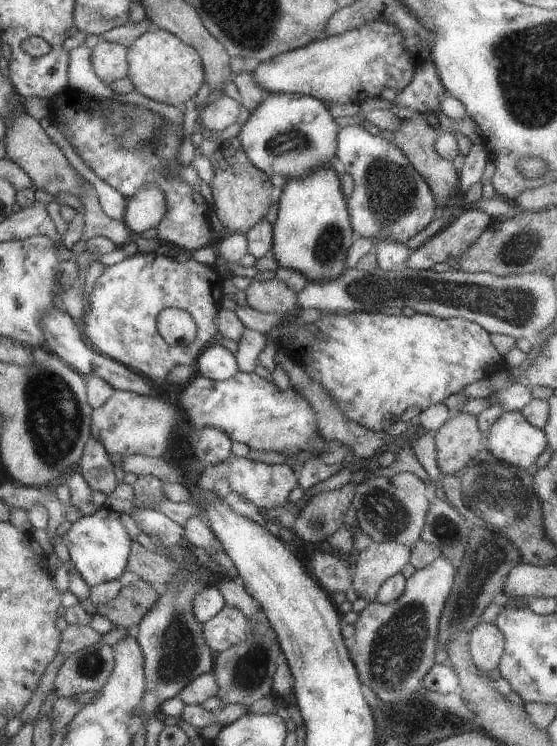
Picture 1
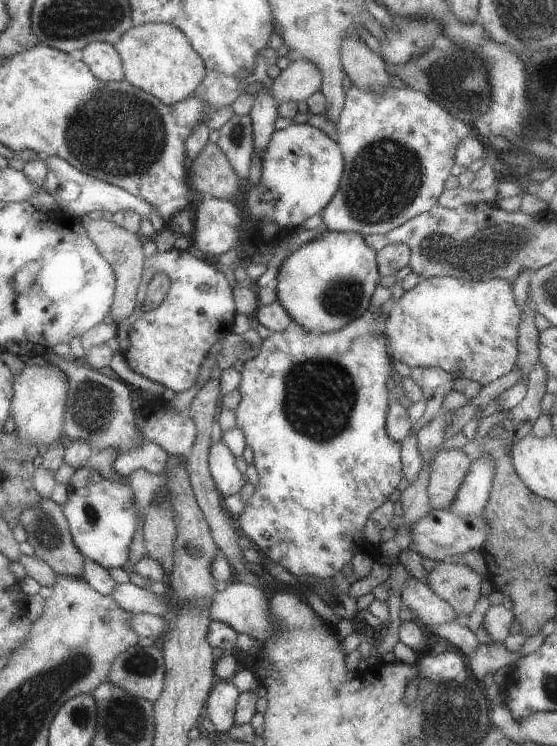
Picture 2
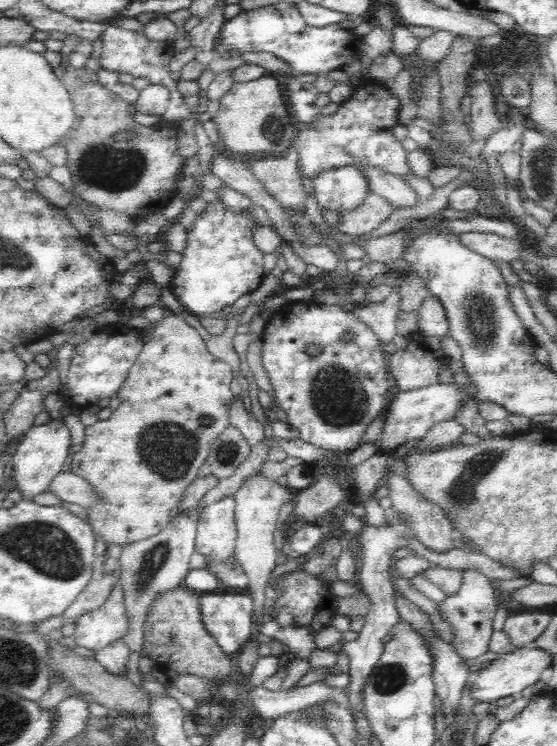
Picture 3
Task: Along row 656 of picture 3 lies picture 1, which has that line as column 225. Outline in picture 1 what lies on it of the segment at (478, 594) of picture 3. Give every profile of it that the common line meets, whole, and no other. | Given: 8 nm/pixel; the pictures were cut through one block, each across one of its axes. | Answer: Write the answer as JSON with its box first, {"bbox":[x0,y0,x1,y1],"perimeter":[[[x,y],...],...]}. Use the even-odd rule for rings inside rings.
{"bbox":[202,456,298,509],"perimeter":[[[231,456],[224,462],[214,465],[213,468],[204,468],[202,471],[204,476],[214,477],[215,480],[226,478],[230,486],[230,490],[242,494],[256,507],[260,509],[273,509],[279,507],[280,504],[288,502],[288,494],[297,486],[298,473],[294,471],[290,465],[285,463],[271,465],[256,461],[250,461],[246,457]]]}

